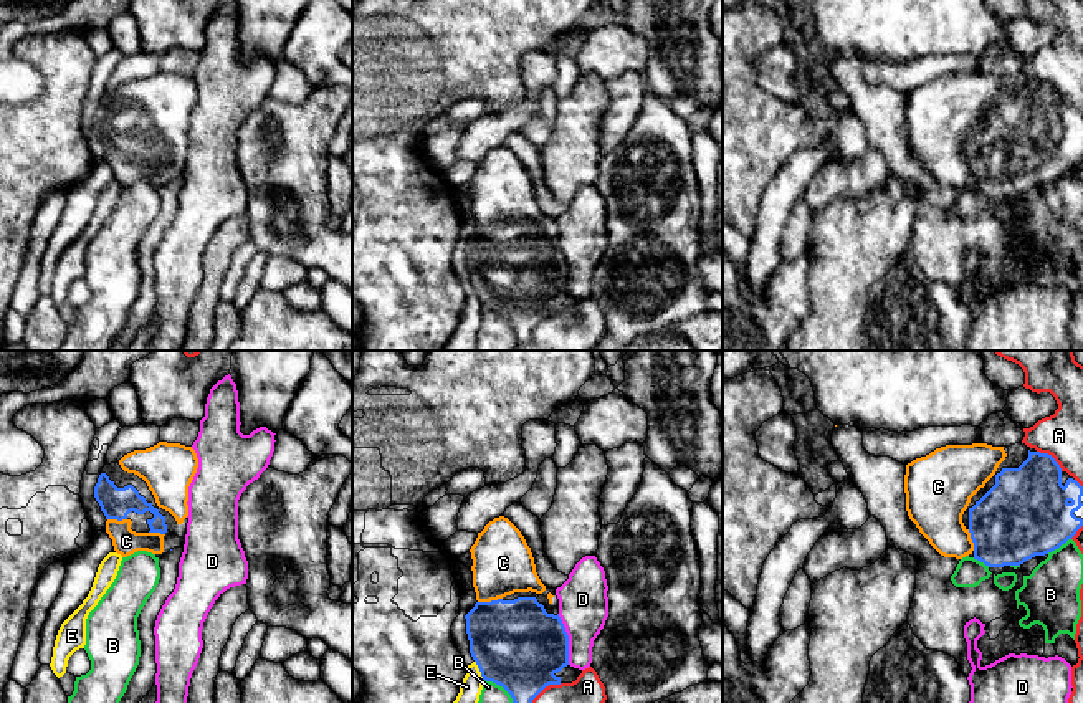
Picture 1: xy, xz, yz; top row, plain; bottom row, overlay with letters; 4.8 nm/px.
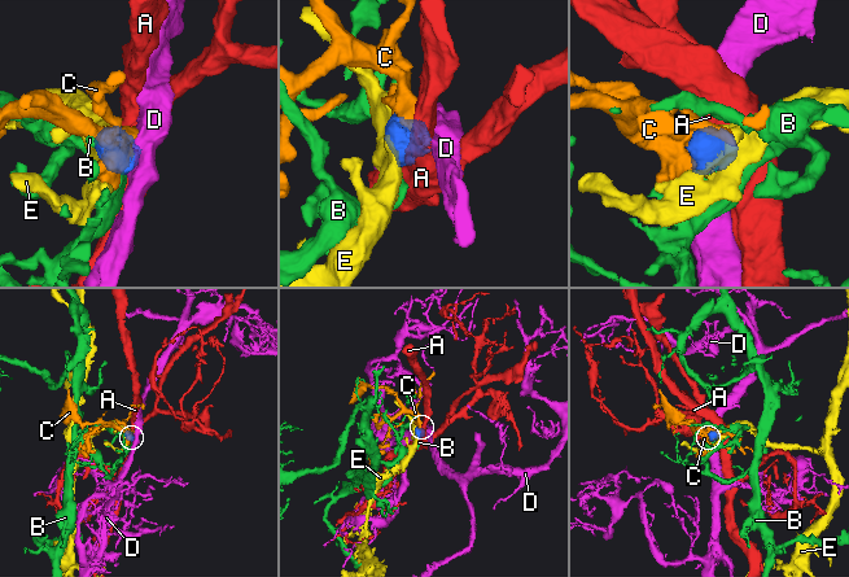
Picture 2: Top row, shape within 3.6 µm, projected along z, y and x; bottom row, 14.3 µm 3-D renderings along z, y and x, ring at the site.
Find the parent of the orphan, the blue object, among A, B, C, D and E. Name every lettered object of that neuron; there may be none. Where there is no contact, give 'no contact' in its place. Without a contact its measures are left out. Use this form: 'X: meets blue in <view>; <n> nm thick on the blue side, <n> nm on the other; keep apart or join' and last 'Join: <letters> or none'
A: meets blue in xz; 420 nm thick on the blue side, 140 nm on the other; keep apart
B: meets blue in xz; 420 nm thick on the blue side, 100 nm on the other; keep apart
C: meets blue in xz; 420 nm thick on the blue side, 300 nm on the other; join
D: meets blue in xz; 420 nm thick on the blue side, 240 nm on the other; keep apart
E: meets blue in xz; 420 nm thick on the blue side, 110 nm on the other; keep apart
Join: C

